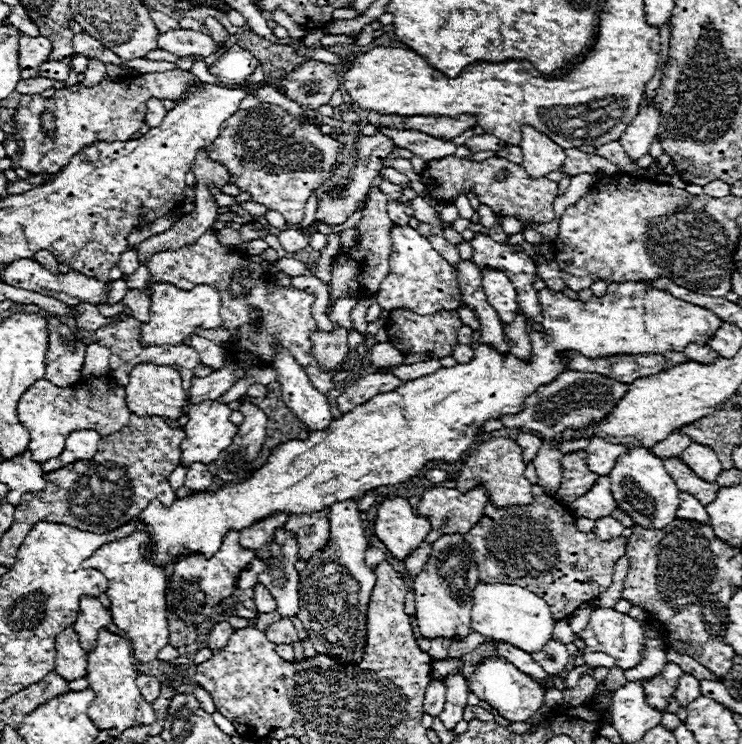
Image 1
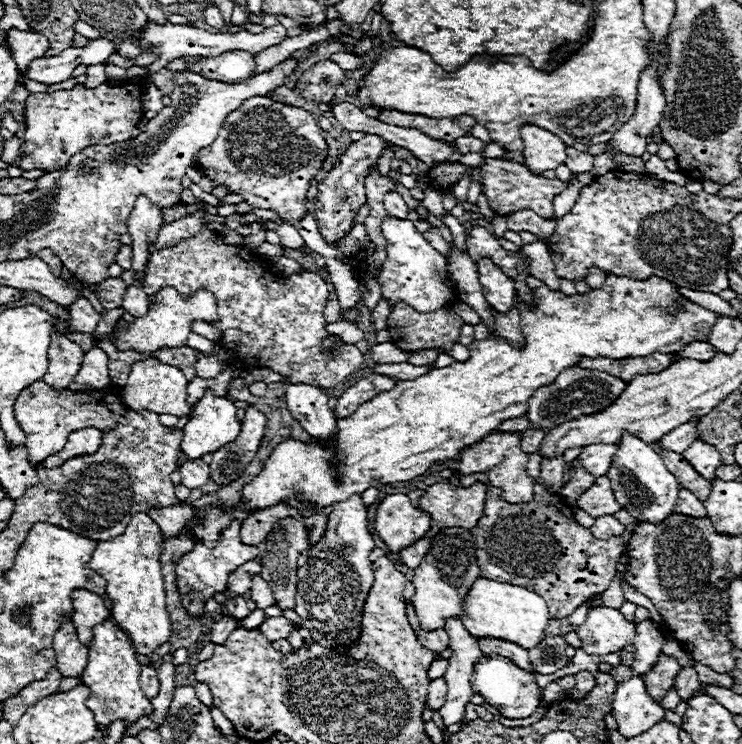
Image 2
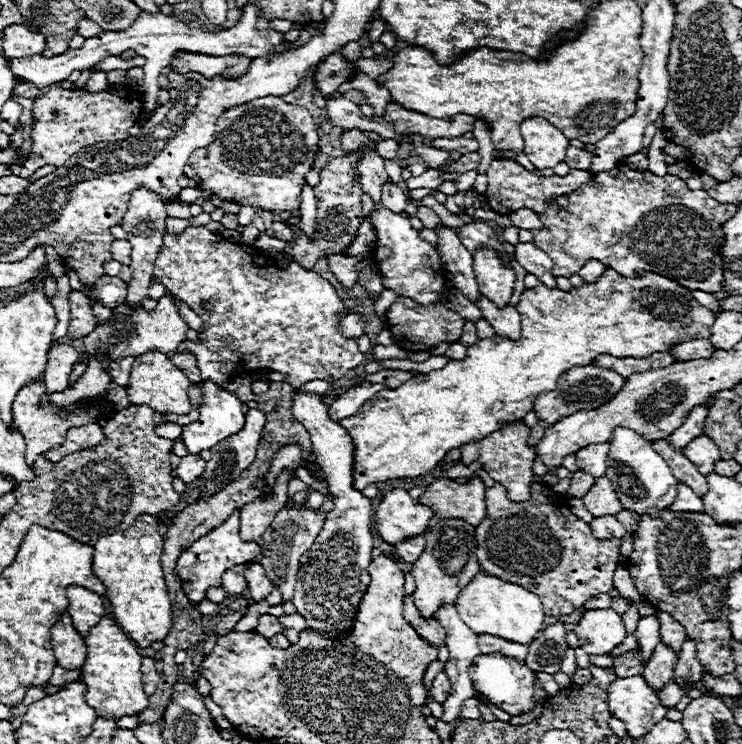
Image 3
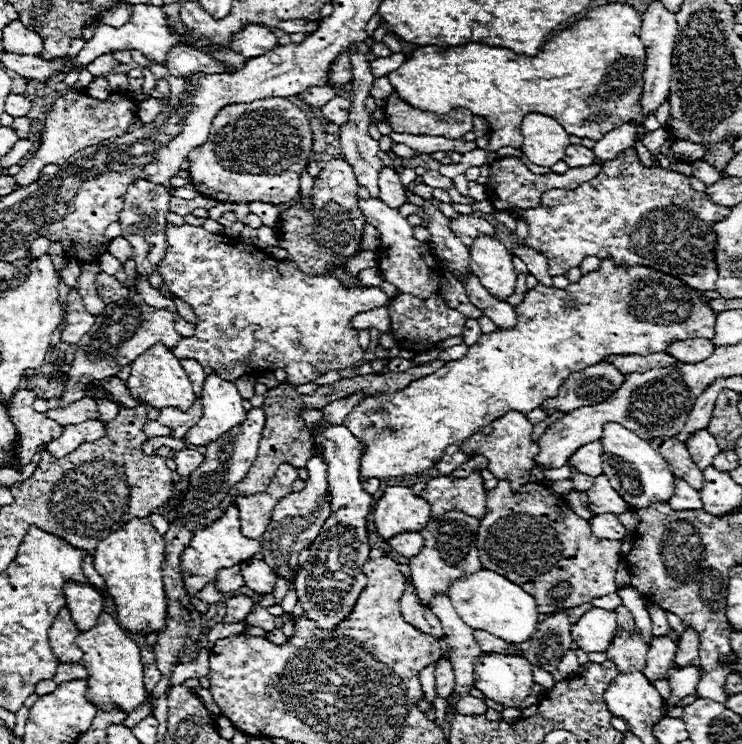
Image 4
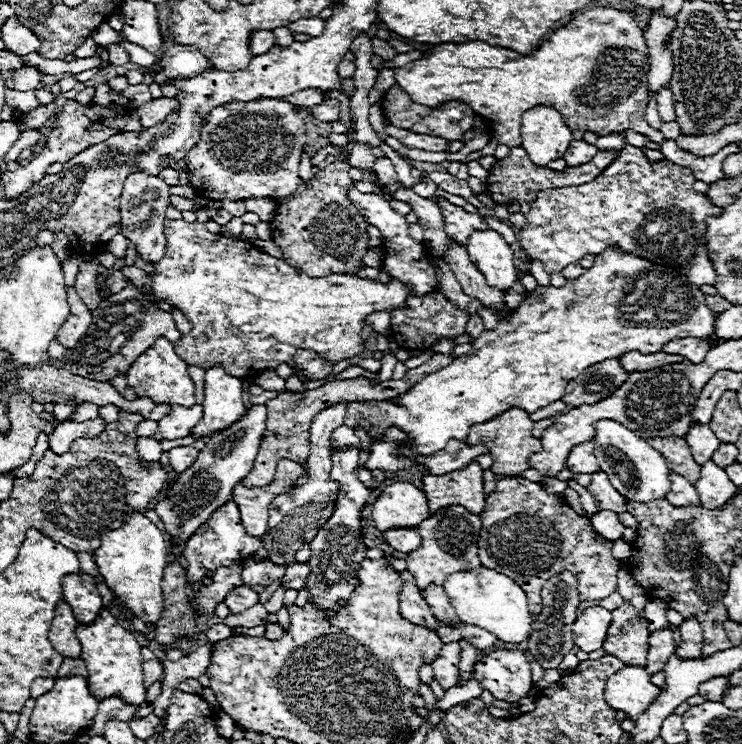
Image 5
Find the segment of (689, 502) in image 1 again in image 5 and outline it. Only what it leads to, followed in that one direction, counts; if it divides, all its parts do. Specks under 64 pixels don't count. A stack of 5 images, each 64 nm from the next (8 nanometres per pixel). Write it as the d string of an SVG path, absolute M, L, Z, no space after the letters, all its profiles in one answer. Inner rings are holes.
M672 472L670 480L672 480L672 490L666 494L666 500L670 500L670 504L674 504L674 506L686 506L686 504L700 506L698 492L686 478Z

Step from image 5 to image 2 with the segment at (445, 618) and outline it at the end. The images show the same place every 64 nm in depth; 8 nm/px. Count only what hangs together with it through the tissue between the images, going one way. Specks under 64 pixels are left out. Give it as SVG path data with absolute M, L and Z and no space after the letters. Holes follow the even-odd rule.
M450 618L446 622L446 632L450 636L450 650L454 650L454 656L448 660L450 666L444 674L444 680L448 684L448 696L440 710L440 718L446 726L450 726L464 720L464 706L474 694L470 688L472 668L482 656L482 652L478 648L478 642L472 640L470 632L460 620Z

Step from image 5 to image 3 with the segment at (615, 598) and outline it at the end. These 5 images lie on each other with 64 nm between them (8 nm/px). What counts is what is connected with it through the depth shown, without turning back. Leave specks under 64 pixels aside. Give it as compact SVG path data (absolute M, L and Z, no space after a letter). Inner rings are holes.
M602 594L602 596L594 596L594 598L590 598L586 604L584 604L584 608L586 610L594 610L594 608L610 608L610 596L608 594Z

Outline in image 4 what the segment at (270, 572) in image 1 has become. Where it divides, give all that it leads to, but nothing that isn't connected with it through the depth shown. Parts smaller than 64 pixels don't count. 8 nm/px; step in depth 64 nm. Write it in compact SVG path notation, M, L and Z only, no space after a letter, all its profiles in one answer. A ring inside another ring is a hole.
M312 456L306 464L308 470L308 480L306 480L306 488L300 492L292 492L288 494L284 500L280 500L272 512L272 520L266 528L266 532L262 534L262 560L276 570L278 578L290 580L294 568L298 566L298 554L304 548L310 548L310 544L314 542L314 536L318 536L322 524L326 522L326 518L330 516L330 504L324 500L324 496L328 494L328 480L326 480L326 464L322 462L322 458Z

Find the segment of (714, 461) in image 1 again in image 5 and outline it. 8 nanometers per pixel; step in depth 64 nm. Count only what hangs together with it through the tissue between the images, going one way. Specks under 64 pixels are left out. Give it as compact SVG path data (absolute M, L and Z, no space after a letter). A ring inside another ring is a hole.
M694 424L688 434L684 436L684 440L690 444L690 452L694 456L694 460L702 466L704 462L708 462L712 458L712 454L718 450L720 442L714 436L714 432L710 430L708 424Z

